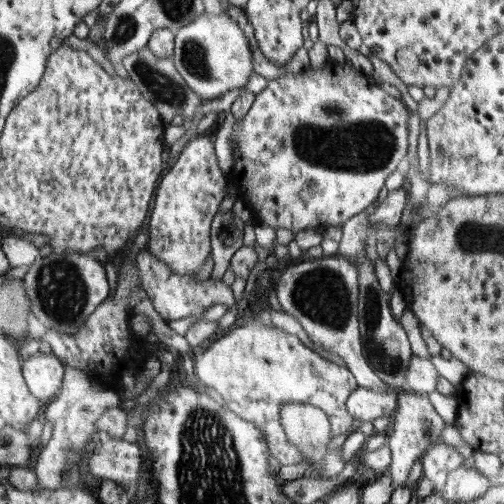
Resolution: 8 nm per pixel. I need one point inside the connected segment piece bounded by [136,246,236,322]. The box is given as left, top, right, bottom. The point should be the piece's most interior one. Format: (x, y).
(173, 296)

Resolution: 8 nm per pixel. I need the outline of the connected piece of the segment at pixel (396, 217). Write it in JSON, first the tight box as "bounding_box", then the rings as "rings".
{"bounding_box":[368,188,409,228],"rings":[[[400,188],[388,191],[384,200],[377,203],[370,209],[368,224],[386,224],[388,228],[396,228],[402,220],[402,210],[406,206],[409,198],[408,191]]]}

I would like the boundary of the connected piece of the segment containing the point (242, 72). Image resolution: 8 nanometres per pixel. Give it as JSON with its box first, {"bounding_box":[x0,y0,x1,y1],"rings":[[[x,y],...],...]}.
{"bounding_box":[172,12,255,101],"rings":[[[204,12],[174,34],[172,60],[176,71],[198,97],[207,101],[218,99],[226,92],[247,86],[255,72],[250,42],[227,12],[218,16]]]}

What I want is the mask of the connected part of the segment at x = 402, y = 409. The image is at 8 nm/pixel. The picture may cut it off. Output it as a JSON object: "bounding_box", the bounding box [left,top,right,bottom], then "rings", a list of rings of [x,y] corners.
{"bounding_box":[386,389,446,489],"rings":[[[405,389],[398,391],[398,404],[392,417],[392,431],[387,435],[392,463],[390,463],[386,475],[392,480],[392,489],[397,489],[407,485],[414,461],[421,461],[422,455],[426,453],[428,447],[442,443],[441,432],[446,422],[434,410],[427,396],[416,392],[410,393]]]}

